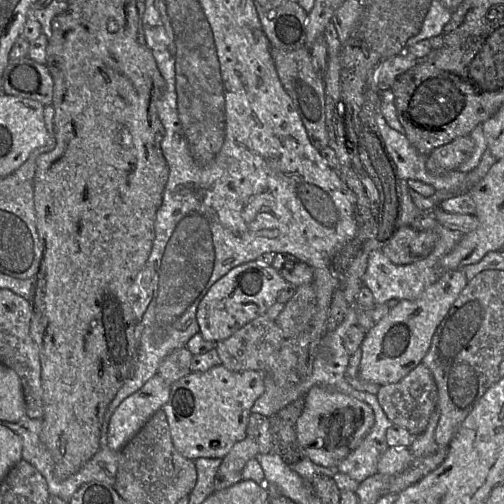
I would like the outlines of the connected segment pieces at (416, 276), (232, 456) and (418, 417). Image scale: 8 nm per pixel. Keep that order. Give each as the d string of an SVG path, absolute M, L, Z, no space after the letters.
M442 225L433 229L437 235L437 243L433 251L424 259L407 265L397 265L382 252L382 249L373 250L369 254L367 269L363 275L362 283L368 287L376 304L386 303L390 299L414 300L440 276L440 261L460 241L463 234L459 231L449 230Z
M251 436L234 444L229 453L222 459L214 478L214 491L228 488L242 479L242 471L247 462L259 454L256 441Z
M420 362L398 382L380 385L376 396L389 420L416 436L426 429L436 409L438 391L431 371Z

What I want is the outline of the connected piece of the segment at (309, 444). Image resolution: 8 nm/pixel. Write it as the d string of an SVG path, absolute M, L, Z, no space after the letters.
M318 385L313 386L304 399L304 409L296 424L301 452L317 465L337 467L360 444L373 426L373 409L361 400Z

